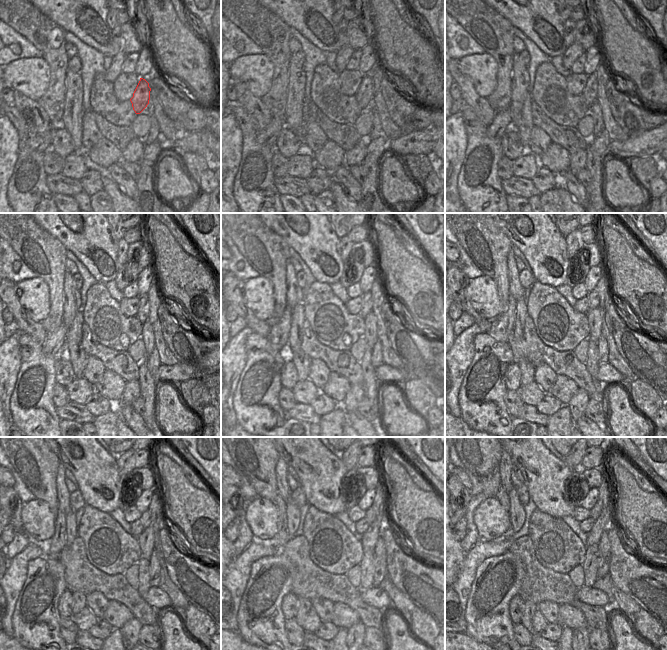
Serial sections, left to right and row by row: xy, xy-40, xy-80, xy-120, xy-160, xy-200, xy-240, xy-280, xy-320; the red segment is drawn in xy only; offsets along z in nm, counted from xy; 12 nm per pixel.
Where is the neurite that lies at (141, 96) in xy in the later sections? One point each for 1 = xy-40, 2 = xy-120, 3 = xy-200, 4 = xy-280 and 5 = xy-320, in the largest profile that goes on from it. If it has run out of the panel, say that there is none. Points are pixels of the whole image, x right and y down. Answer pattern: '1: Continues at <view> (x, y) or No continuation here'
1: Continues at xy-40 (365, 94)
2: Continues at xy-120 (143, 312)
3: Continues at xy-200 (594, 300)
4: Continues at xy-280 (370, 515)
5: Continues at xy-320 (595, 512)

